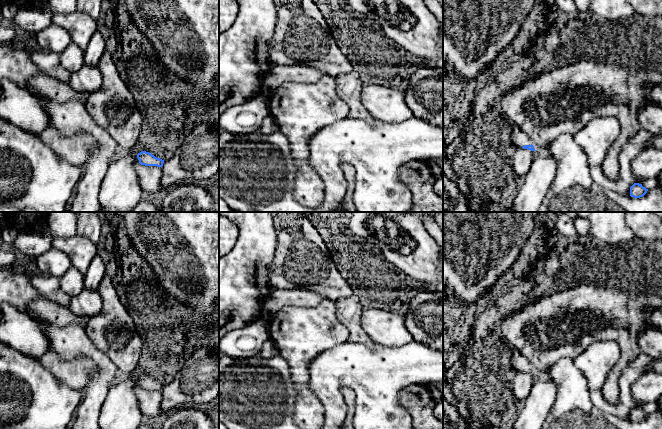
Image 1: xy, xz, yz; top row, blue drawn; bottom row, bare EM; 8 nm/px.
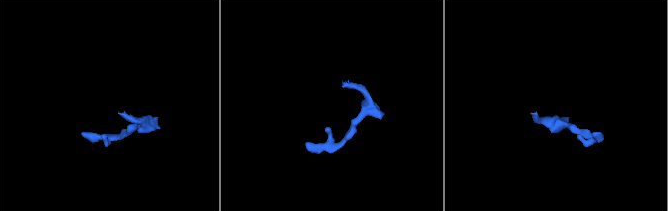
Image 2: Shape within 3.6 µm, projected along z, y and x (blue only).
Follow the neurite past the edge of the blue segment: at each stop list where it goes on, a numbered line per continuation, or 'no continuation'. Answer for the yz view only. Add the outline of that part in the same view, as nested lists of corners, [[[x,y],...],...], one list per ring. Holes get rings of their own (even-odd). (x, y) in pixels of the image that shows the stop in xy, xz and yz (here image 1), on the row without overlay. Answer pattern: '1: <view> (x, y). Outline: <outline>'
1: yz (519, 363). Outline: [[[511,346],[511,367],[517,372],[532,368],[528,360],[513,346]]]

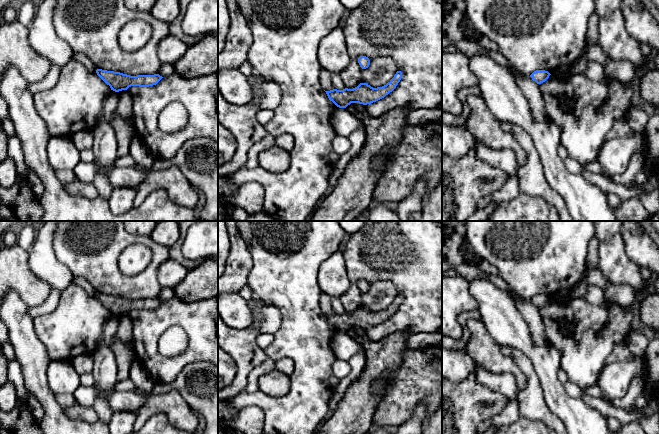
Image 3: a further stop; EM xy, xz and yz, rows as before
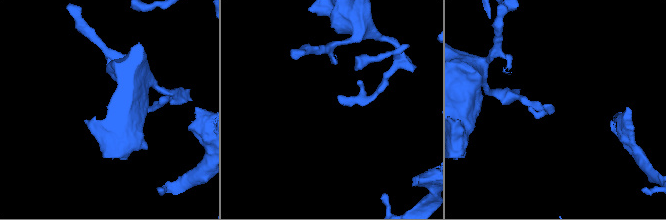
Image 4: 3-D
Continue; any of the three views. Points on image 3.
no continuation

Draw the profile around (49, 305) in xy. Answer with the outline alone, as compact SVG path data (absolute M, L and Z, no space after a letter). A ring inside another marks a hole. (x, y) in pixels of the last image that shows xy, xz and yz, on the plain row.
M52 289L47 299L40 304L39 306L29 307L28 308L28 315L35 319L41 315L46 315L53 312L59 302L61 296L61 291Z

